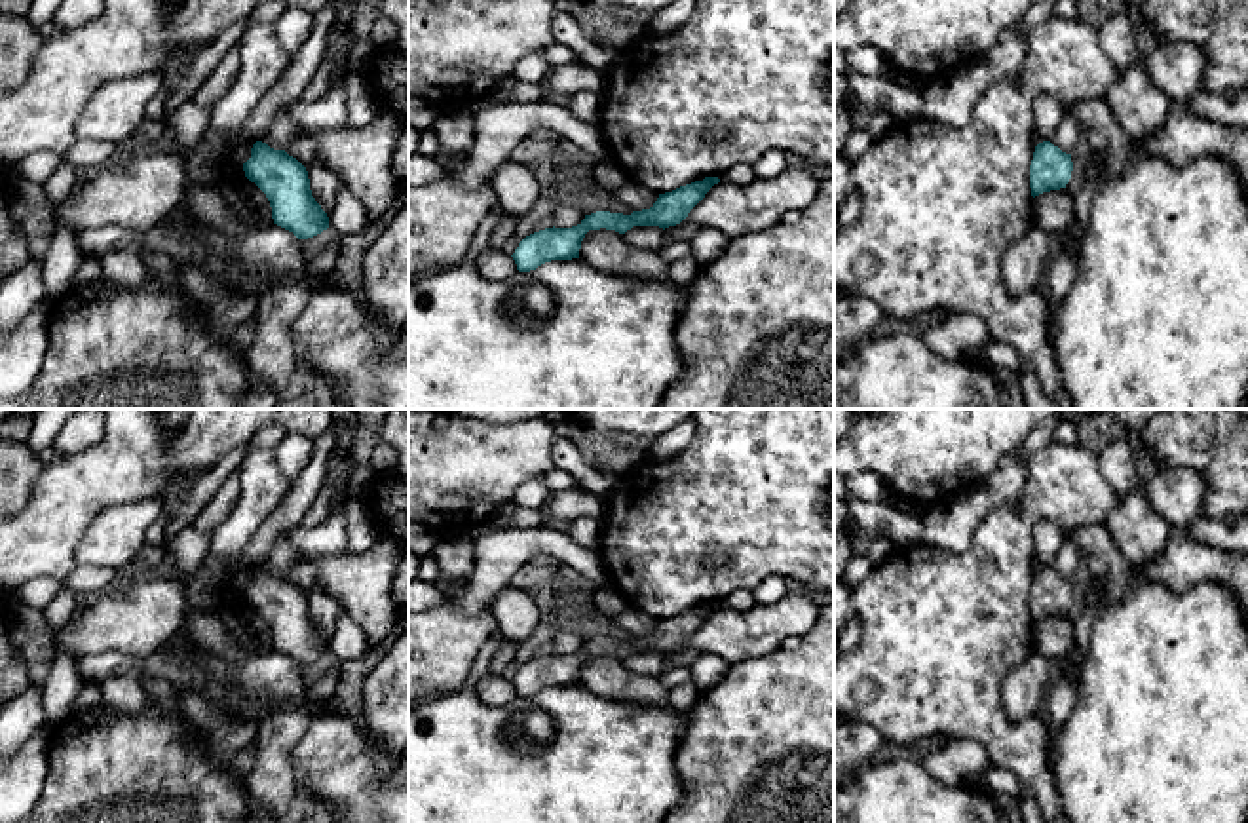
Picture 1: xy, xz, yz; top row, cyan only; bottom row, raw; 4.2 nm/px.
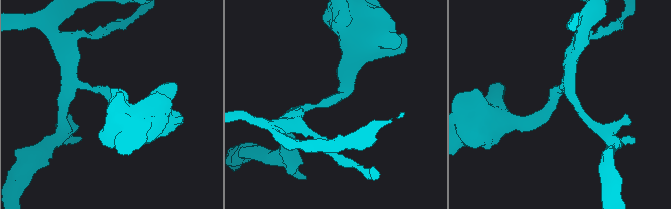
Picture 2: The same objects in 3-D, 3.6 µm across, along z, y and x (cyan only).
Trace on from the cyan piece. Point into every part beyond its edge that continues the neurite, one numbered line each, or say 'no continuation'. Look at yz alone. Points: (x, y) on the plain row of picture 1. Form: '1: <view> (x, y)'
no continuation

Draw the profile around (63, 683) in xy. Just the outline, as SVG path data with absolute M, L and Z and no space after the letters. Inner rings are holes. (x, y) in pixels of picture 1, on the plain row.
M55 648L55 658L42 686L42 703L47 722L59 724L74 711L74 699L84 686L78 669L80 652Z

